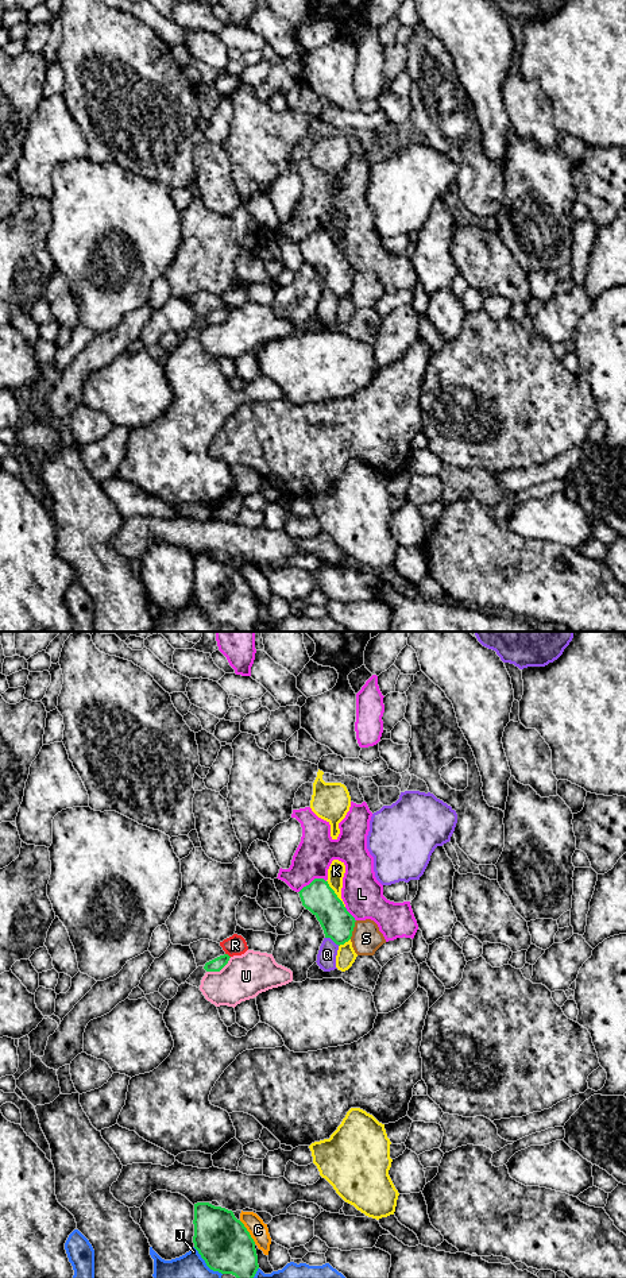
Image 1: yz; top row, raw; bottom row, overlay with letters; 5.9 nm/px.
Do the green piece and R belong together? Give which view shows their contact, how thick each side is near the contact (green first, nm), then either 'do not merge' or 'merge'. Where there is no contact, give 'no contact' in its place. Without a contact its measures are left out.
yz | 80/120 nm | do not merge

